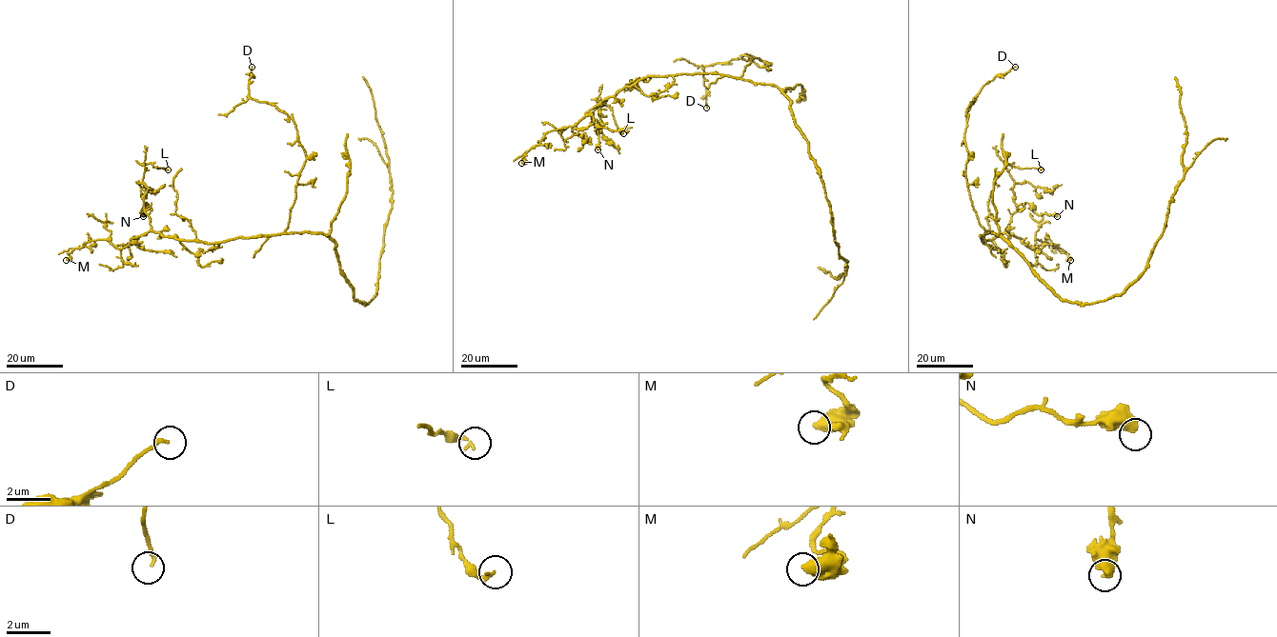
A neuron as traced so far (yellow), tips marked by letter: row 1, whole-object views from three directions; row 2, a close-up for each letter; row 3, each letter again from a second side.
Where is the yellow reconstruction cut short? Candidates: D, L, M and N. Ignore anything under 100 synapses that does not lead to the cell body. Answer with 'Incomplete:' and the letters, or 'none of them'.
Incomplete: none of them

